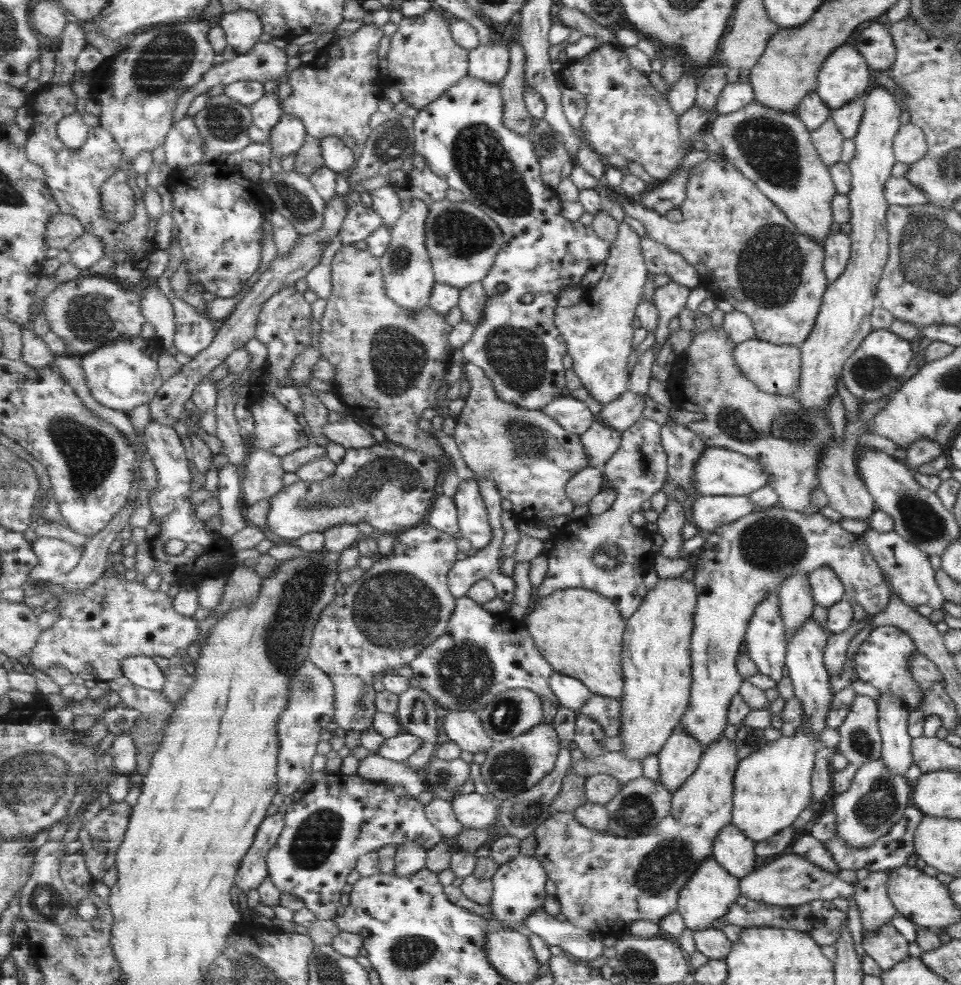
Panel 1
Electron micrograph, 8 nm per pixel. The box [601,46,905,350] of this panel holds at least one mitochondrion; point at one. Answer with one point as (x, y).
(769, 271)

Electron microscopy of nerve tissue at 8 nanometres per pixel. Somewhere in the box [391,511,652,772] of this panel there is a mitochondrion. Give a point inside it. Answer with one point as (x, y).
(465, 672)

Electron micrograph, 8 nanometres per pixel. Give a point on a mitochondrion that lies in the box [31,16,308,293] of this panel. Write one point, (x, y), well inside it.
(163, 62)

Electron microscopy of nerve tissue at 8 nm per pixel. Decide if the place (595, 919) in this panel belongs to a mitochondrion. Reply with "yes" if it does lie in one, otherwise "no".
no

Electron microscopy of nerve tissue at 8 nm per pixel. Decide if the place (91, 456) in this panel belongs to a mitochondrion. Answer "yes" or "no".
yes

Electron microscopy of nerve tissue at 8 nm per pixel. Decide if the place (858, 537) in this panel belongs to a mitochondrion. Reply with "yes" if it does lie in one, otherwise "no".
no

